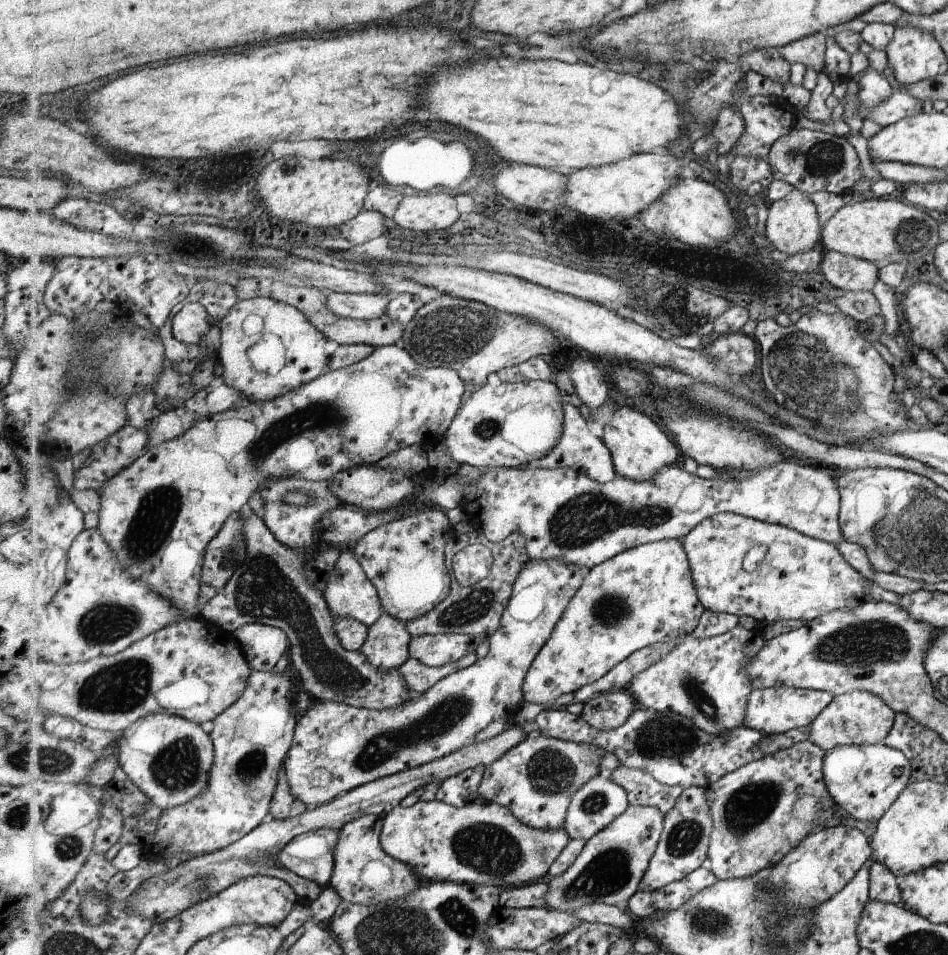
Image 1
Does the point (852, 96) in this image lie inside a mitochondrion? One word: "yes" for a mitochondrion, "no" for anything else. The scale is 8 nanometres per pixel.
no

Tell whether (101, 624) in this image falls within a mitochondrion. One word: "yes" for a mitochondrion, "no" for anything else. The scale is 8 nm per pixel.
yes

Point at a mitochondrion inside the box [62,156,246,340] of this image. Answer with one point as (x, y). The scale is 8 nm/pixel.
(193, 249)

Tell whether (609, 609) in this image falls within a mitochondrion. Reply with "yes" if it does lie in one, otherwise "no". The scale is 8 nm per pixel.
yes

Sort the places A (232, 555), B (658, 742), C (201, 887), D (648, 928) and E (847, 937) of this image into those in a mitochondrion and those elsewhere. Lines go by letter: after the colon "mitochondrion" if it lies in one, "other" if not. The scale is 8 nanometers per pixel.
A: mitochondrion
B: mitochondrion
C: mitochondrion
D: other
E: other

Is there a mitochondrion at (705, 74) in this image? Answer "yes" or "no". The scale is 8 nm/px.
no

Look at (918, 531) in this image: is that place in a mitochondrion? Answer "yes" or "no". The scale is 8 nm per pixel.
yes

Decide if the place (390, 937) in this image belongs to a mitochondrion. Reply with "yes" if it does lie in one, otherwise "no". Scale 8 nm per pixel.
yes

